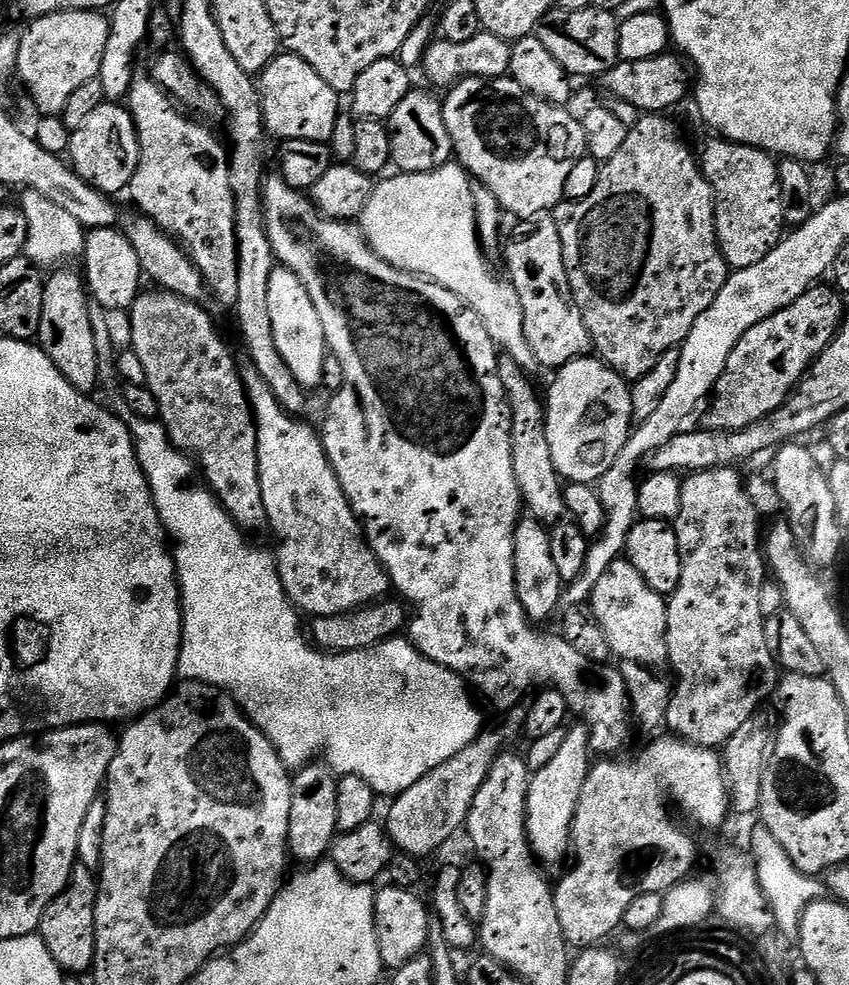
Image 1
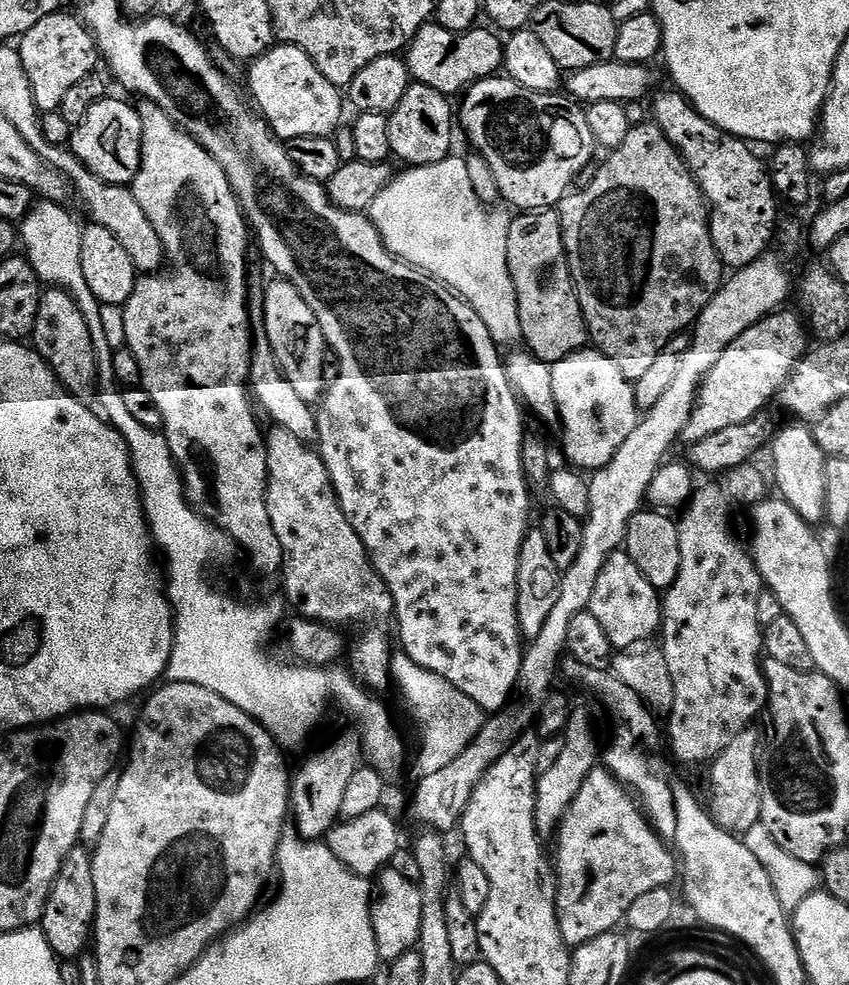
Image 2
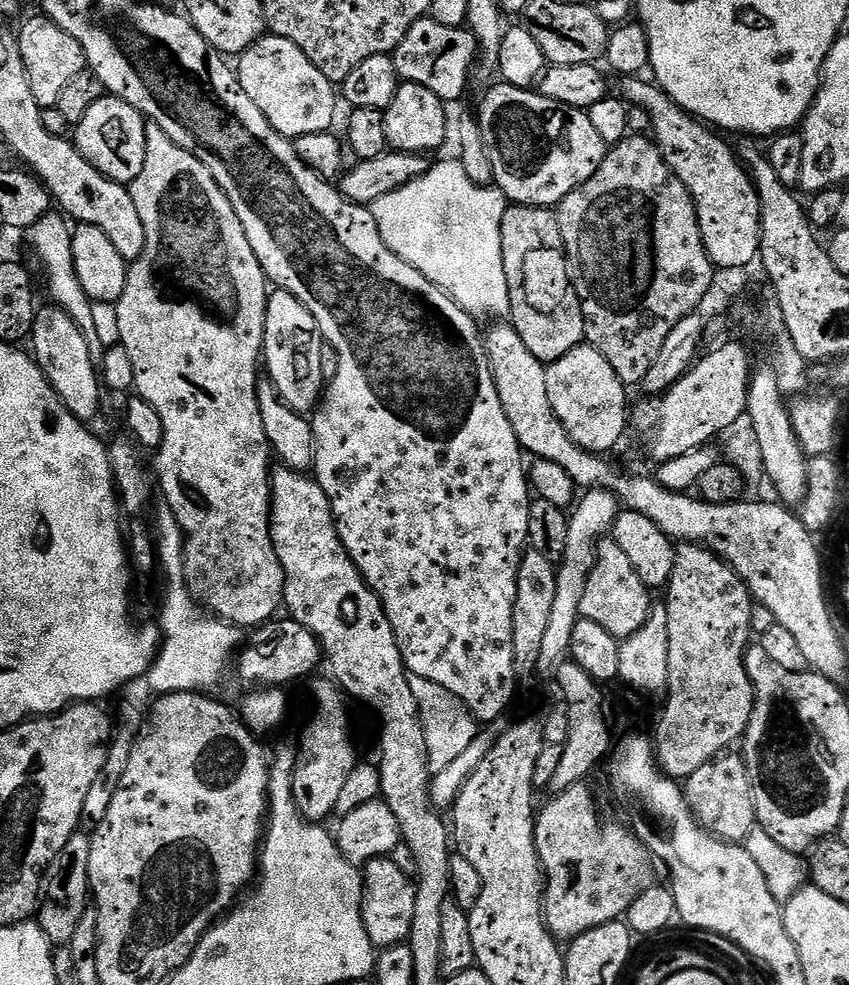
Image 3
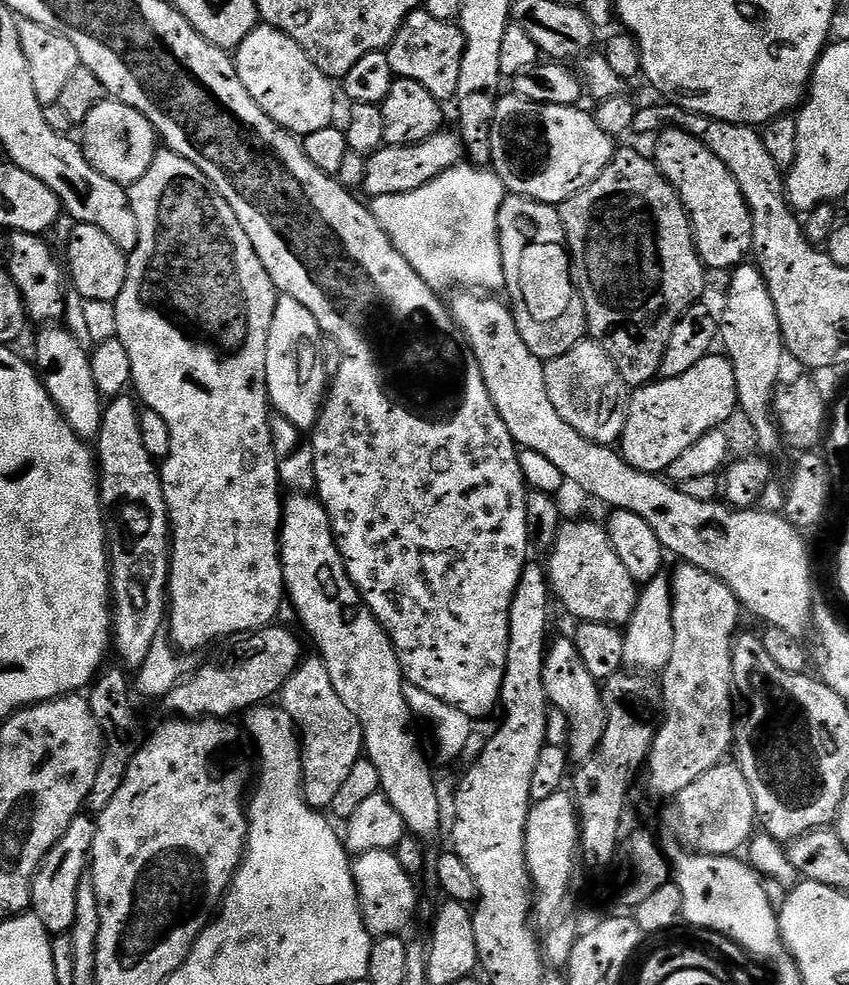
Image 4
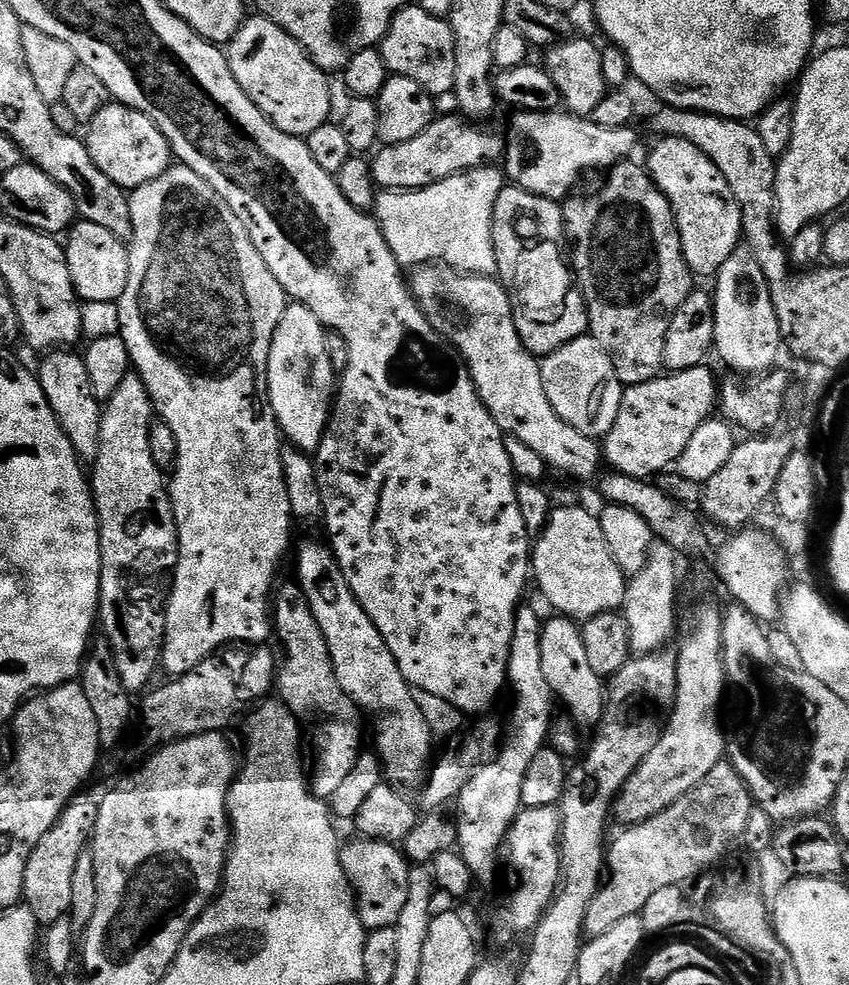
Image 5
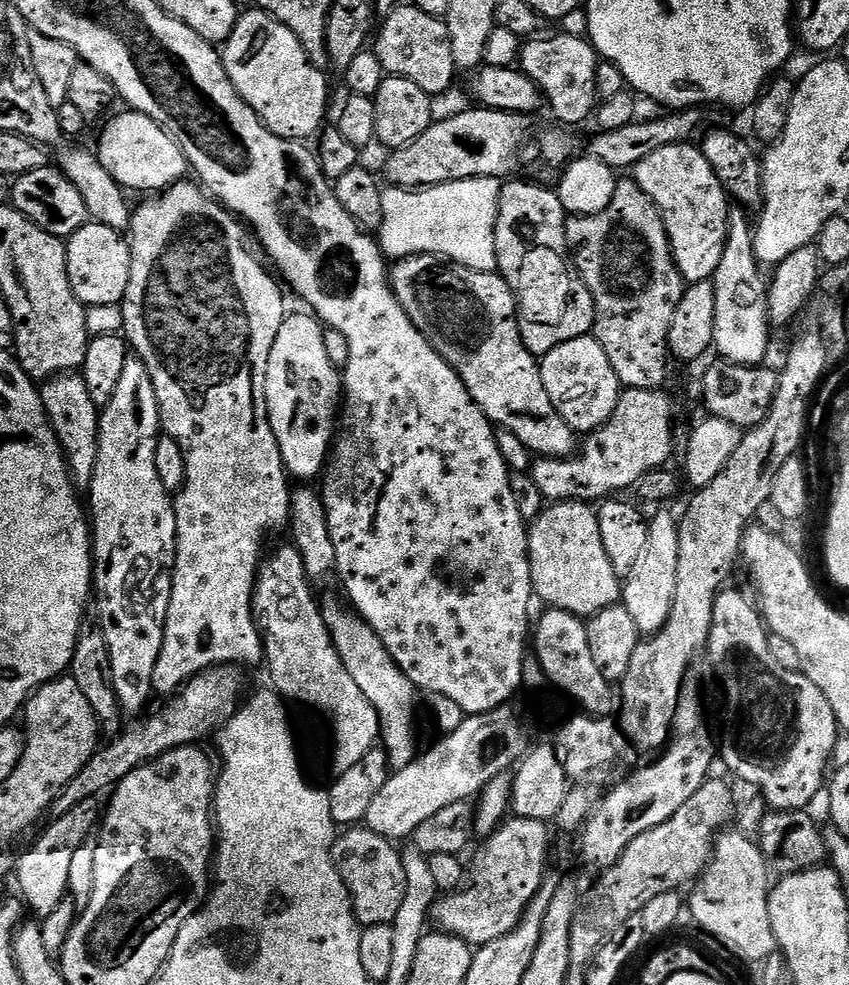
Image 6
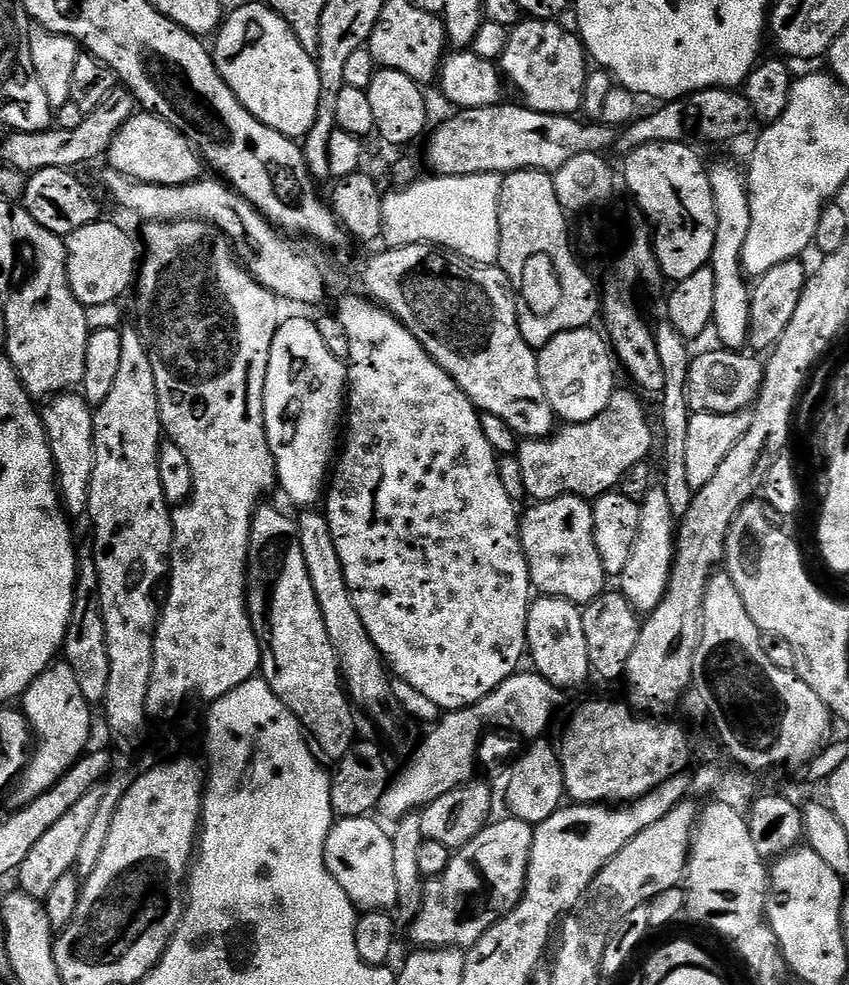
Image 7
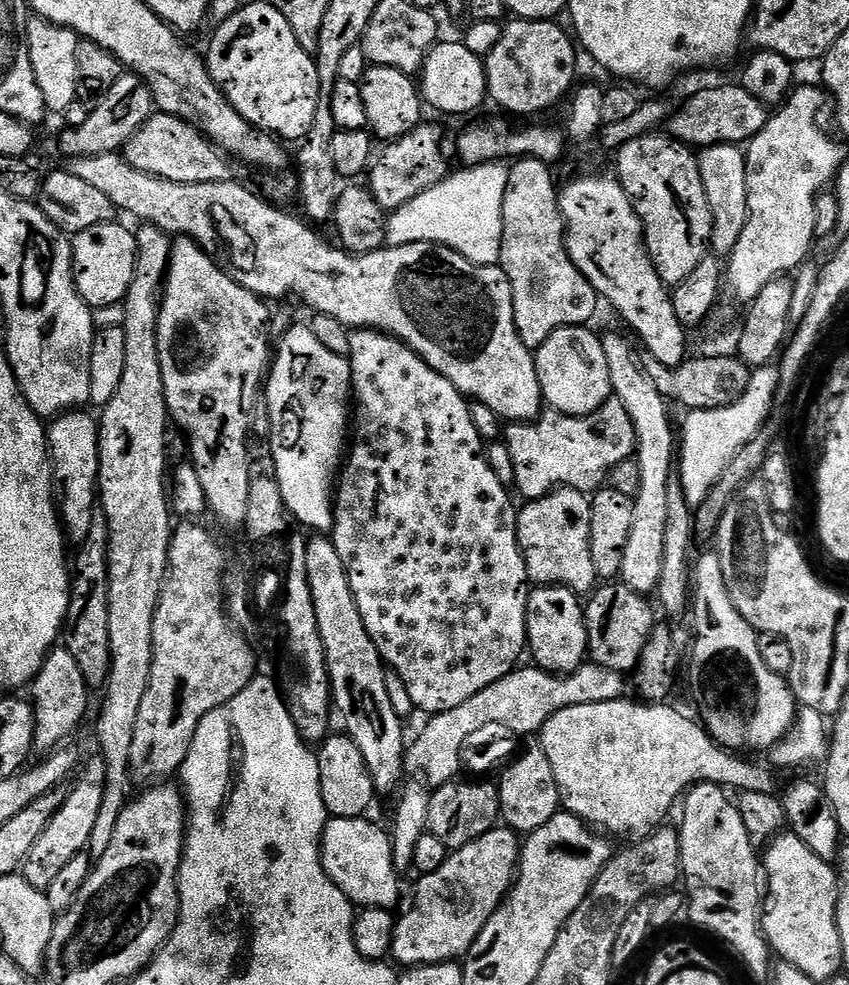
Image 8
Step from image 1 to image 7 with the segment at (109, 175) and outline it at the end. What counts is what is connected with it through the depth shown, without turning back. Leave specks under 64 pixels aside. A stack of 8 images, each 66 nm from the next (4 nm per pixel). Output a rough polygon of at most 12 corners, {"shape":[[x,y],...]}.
{"shape":[[143,110],[106,160],[147,184],[191,184],[202,161],[174,126]]}

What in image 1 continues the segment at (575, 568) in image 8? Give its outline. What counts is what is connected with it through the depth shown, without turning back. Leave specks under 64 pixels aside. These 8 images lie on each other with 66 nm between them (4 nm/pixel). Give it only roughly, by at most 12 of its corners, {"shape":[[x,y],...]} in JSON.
{"shape":[[627,558],[590,611],[617,661],[668,664],[668,601]]}

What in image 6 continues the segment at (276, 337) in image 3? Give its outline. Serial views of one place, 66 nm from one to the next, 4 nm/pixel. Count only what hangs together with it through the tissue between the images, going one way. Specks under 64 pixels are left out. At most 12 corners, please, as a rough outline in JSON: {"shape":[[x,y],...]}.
{"shape":[[285,315],[266,402],[289,477],[323,473],[342,376],[315,315]]}

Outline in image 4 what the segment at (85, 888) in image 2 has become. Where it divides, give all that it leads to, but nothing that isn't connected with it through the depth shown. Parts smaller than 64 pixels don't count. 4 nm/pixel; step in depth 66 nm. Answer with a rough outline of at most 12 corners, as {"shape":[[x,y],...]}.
{"shape":[[76,816],[32,880],[31,915],[72,931],[96,820]]}

